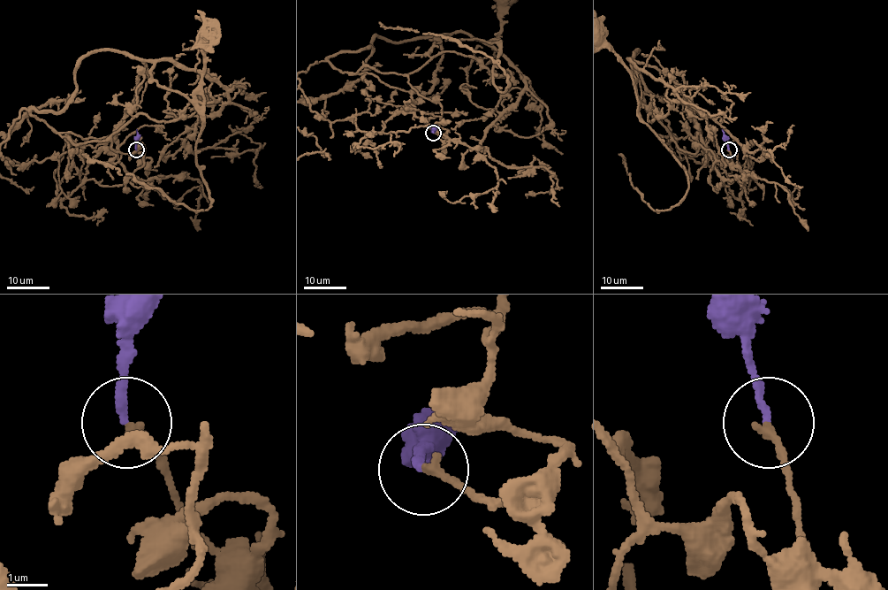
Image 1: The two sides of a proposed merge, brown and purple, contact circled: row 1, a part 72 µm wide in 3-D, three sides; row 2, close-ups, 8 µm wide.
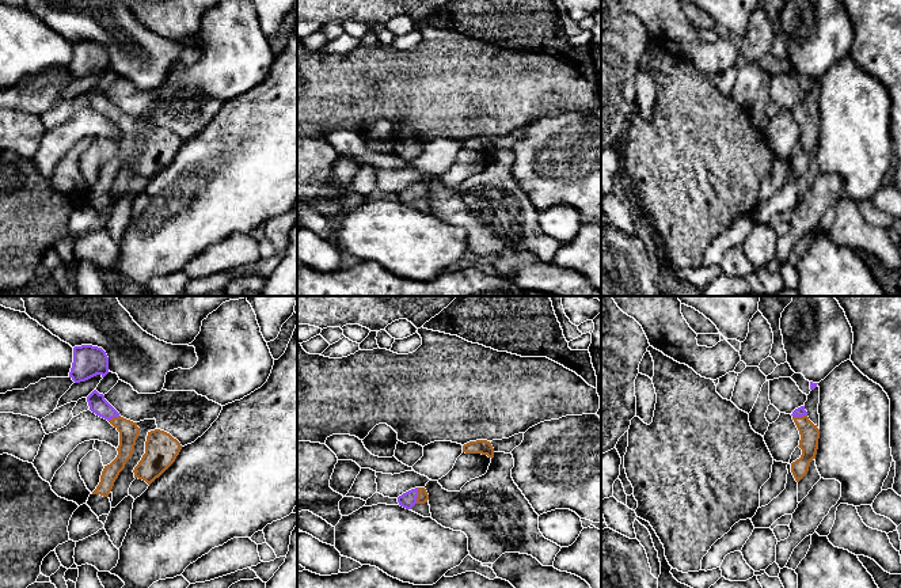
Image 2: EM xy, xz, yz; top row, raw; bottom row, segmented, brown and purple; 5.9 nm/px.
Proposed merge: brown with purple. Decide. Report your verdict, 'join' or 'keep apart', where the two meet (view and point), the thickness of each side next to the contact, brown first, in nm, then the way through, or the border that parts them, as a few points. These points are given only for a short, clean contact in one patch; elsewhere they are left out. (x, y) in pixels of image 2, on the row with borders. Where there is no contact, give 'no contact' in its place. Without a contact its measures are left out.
join; meets brown in xz at (418, 496); 70 nm thick on the brown side, 90 nm on the other; runs through xz (422, 497), (418, 496), (409, 499)

